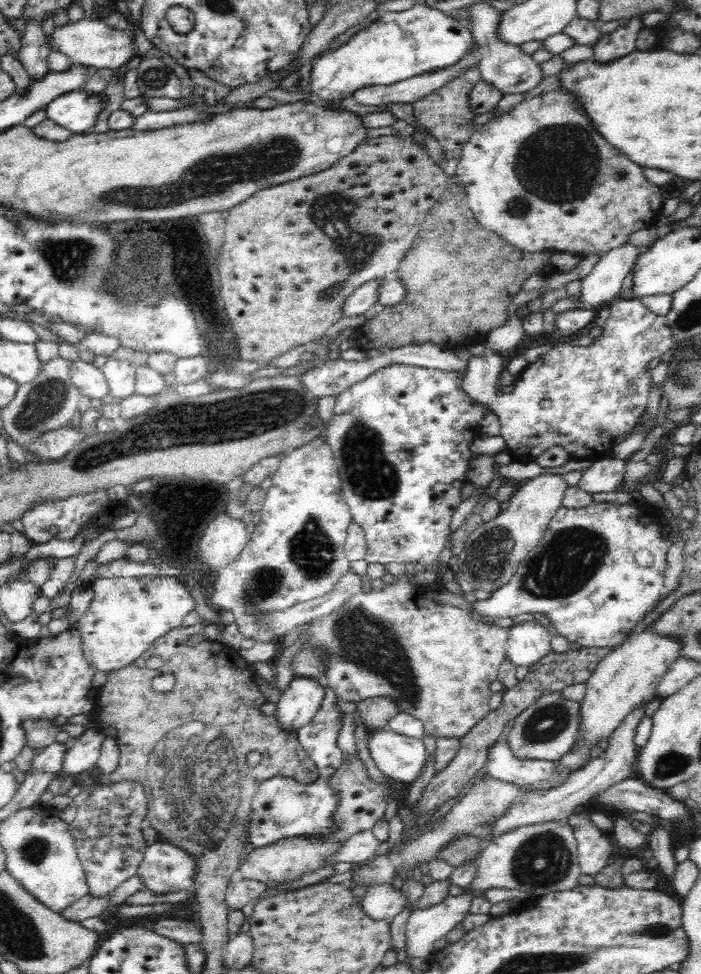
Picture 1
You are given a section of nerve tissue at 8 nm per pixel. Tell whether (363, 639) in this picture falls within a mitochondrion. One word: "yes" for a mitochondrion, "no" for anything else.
yes

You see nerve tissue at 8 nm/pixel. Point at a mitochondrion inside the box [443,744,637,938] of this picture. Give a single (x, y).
(542, 860)

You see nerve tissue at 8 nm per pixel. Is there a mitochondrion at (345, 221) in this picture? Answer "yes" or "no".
yes

